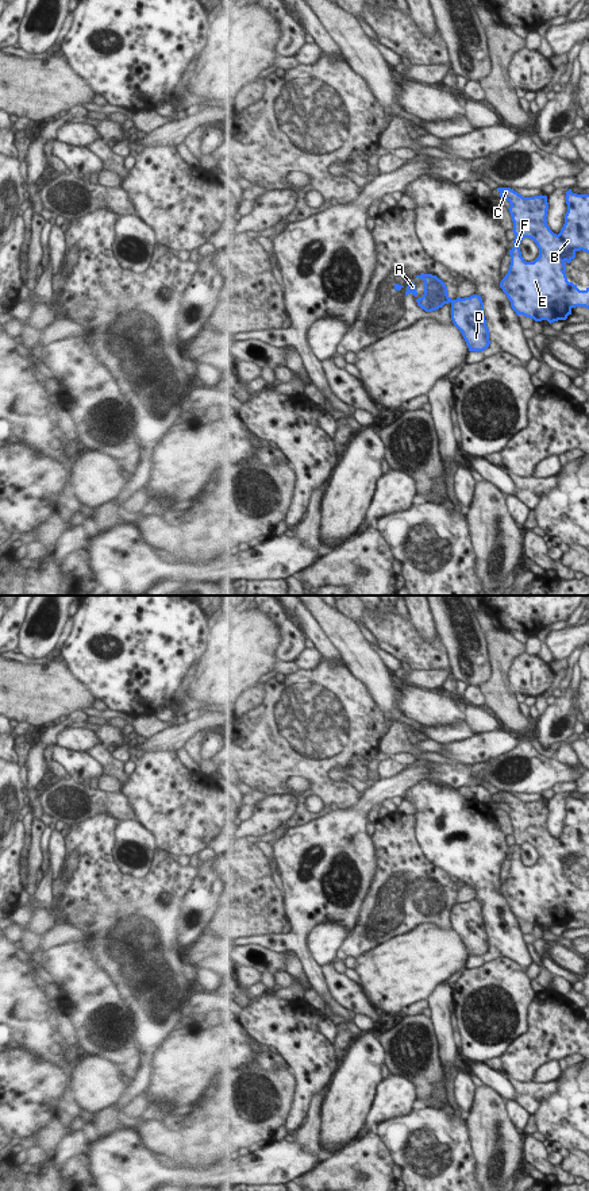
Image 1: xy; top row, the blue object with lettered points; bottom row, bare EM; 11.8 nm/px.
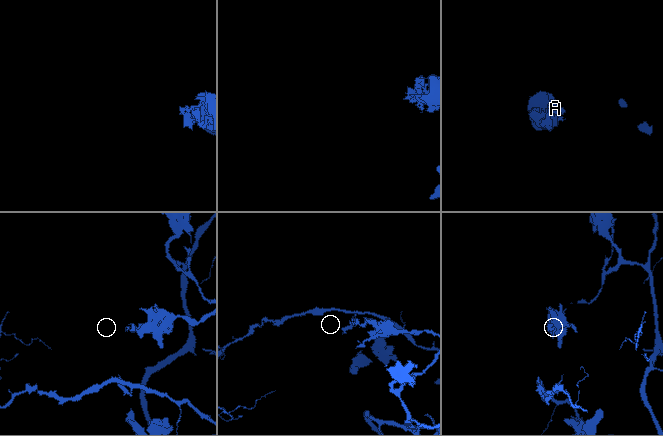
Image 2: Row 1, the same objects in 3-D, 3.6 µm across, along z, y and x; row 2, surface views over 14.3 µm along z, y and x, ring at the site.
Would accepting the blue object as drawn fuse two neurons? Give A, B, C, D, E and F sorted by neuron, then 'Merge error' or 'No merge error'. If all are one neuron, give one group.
Groups: A / B C D E F. Merge error.

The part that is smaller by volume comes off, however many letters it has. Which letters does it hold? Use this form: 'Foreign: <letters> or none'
Foreign: A

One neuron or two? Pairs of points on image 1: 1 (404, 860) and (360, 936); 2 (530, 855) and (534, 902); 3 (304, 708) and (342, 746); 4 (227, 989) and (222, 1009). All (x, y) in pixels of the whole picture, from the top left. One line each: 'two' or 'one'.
1: one
2: two
3: one
4: two

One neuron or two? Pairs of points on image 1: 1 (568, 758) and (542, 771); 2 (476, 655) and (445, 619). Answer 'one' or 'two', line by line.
1: two
2: one

